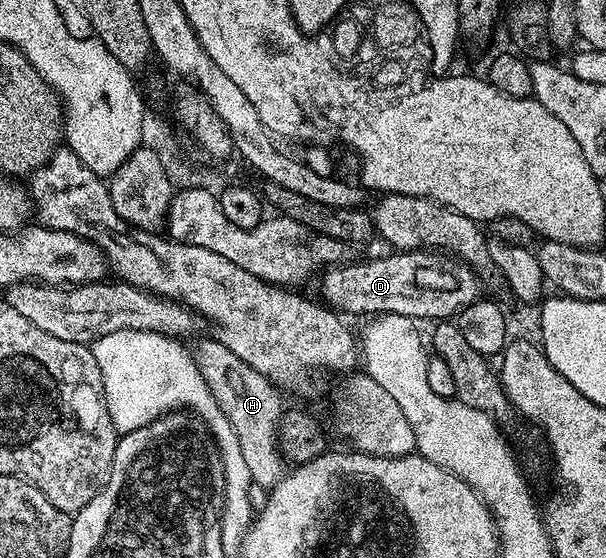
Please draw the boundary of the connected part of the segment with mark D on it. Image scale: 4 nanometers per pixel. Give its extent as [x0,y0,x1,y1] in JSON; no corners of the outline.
[319,250,480,322]

